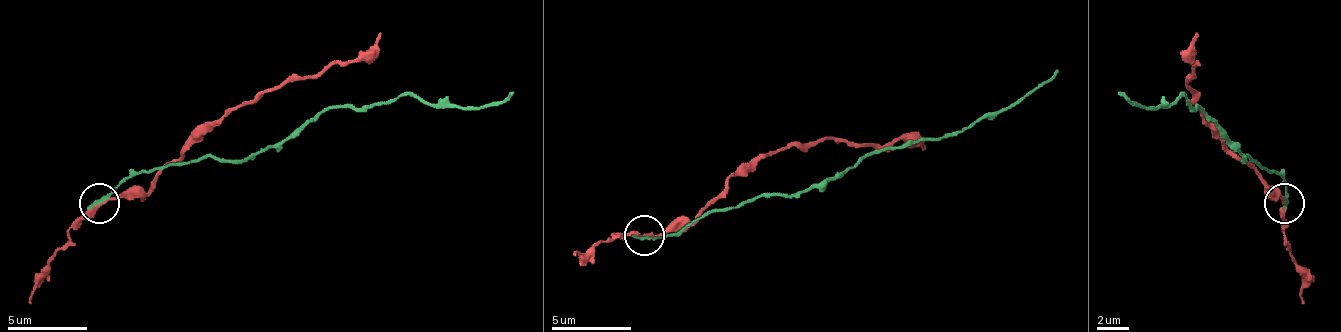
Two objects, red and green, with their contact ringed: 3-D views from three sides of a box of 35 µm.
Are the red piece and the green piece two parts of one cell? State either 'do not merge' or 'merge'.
do not merge

